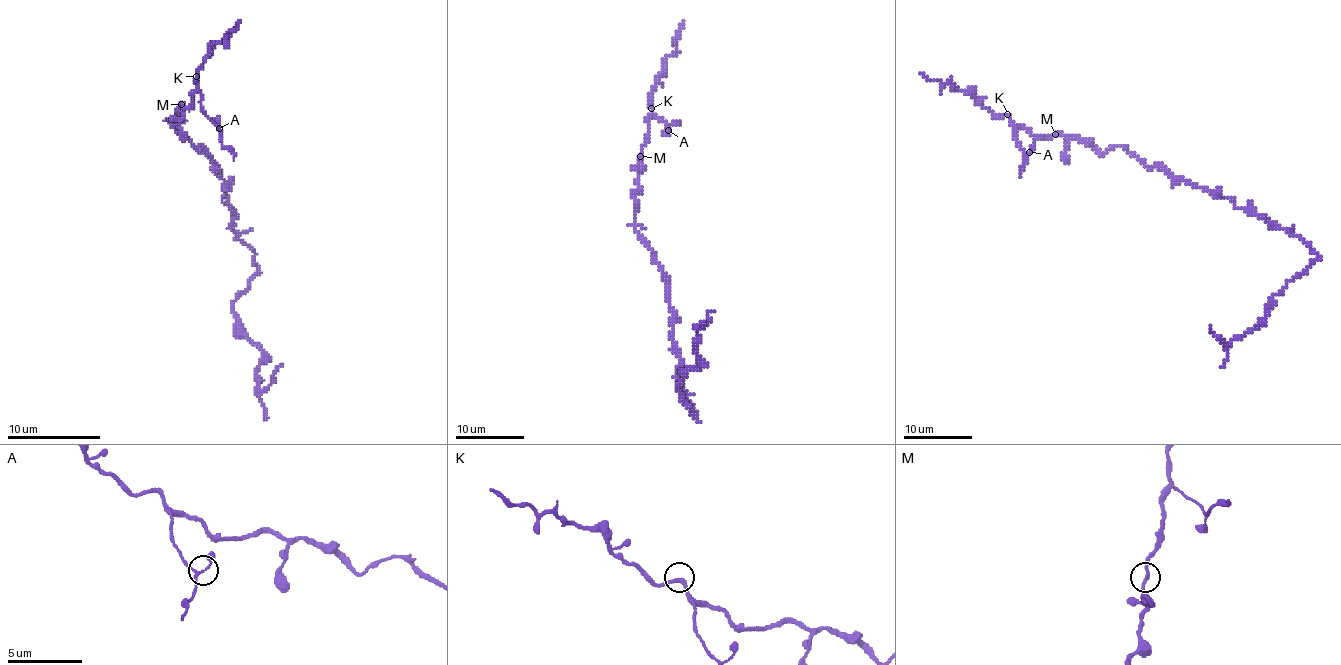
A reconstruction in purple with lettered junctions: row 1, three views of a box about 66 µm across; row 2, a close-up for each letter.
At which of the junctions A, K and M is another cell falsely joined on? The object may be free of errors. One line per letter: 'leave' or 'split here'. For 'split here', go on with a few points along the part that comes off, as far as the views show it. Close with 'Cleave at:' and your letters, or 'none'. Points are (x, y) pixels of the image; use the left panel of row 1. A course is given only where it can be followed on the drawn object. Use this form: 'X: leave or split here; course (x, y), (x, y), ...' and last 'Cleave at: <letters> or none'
A: leave
K: leave
M: split here; course (182, 104), (175, 130), (219, 167), (254, 254), (233, 315), (264, 352), (259, 387), (283, 364)
Cleave at: M

